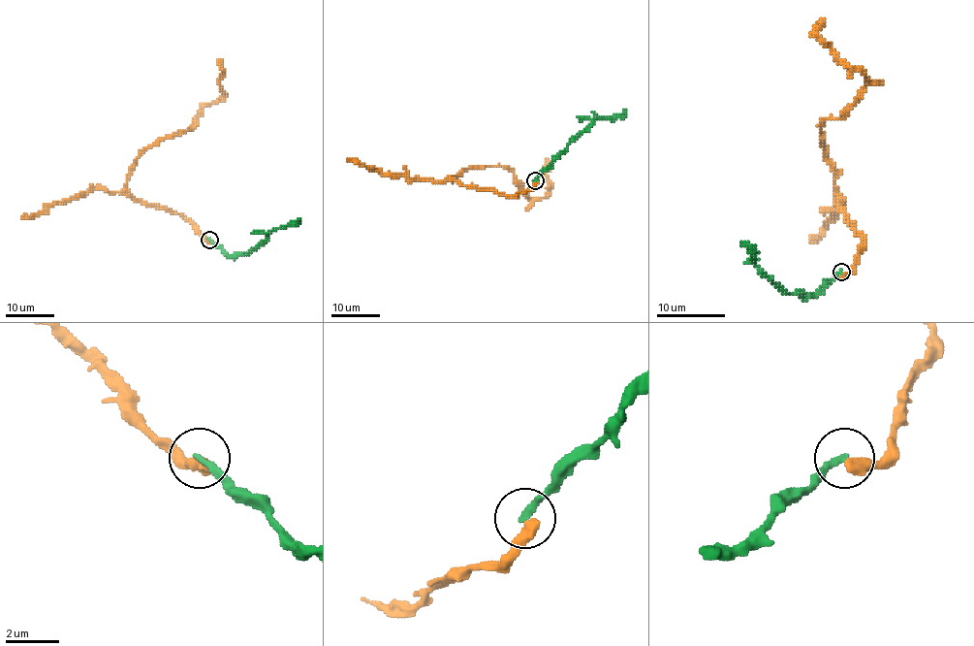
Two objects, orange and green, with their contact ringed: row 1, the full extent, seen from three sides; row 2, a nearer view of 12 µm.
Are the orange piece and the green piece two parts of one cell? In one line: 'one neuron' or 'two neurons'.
two neurons

